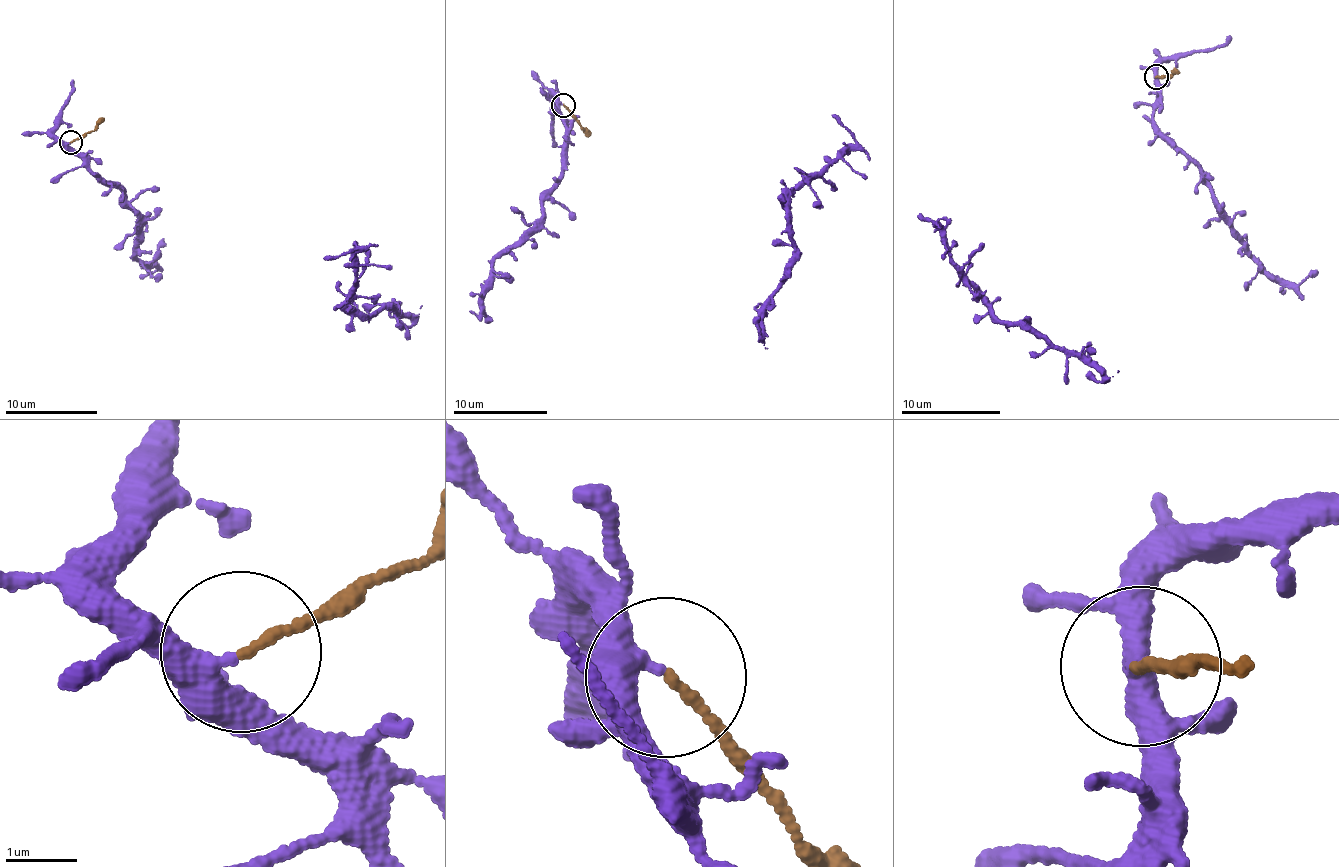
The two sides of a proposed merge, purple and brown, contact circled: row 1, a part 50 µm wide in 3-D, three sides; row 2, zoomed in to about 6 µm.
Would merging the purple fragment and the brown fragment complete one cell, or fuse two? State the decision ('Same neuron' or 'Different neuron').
Different neuron

